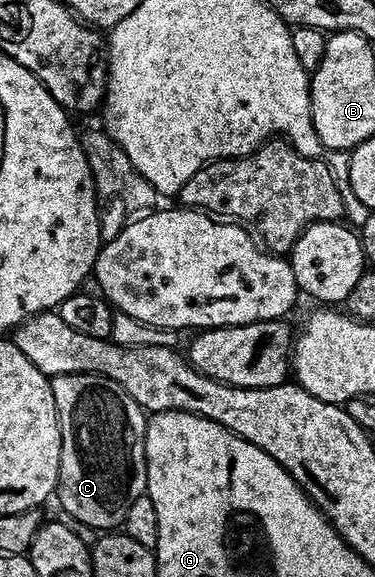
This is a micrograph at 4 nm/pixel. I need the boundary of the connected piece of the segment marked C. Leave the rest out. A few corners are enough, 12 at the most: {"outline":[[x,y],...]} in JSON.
{"outline":[[52,378],[55,492],[96,531],[146,496],[146,410],[115,379]]}

